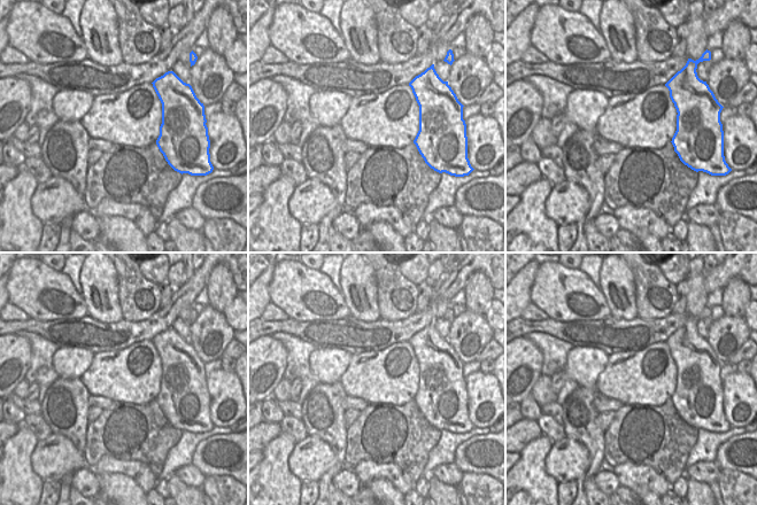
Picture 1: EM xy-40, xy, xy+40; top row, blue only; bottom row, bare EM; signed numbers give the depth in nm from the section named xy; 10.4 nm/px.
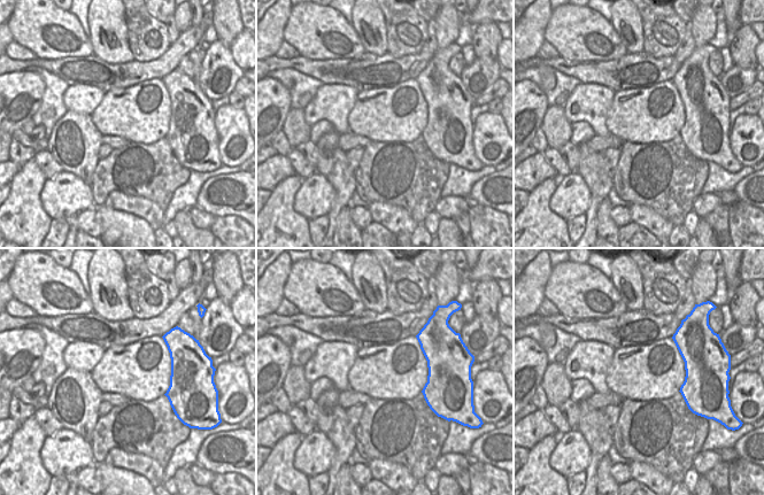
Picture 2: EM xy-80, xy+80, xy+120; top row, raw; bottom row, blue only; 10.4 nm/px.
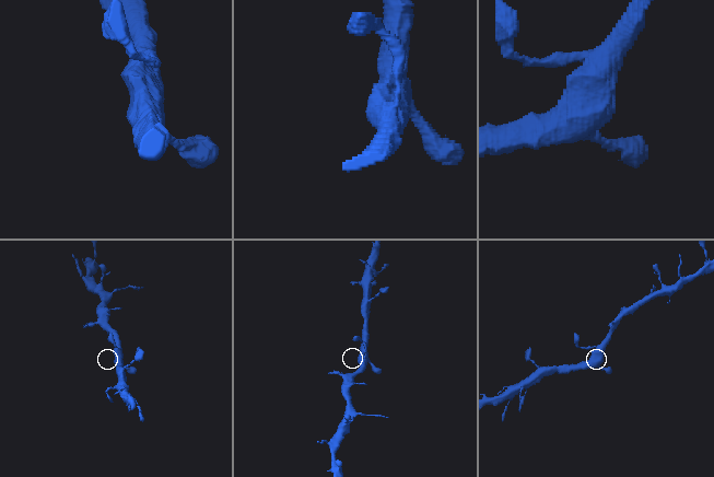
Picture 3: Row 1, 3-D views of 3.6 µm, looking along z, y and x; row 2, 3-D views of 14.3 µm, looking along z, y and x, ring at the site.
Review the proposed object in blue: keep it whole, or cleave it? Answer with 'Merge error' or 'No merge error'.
No merge error.

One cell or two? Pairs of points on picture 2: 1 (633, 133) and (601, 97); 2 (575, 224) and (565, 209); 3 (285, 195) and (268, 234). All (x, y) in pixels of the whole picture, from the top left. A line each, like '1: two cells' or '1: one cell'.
1: two cells
2: two cells
3: one cell

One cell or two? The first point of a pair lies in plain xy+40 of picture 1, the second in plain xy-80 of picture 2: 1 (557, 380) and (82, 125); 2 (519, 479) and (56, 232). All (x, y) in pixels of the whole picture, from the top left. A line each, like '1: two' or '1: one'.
1: two
2: two

